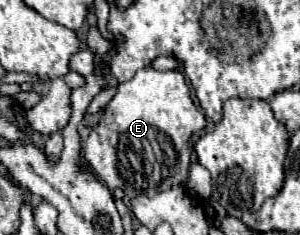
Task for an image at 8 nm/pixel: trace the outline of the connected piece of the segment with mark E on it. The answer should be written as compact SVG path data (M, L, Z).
M143 68L131 80L117 86L117 94L111 98L99 124L91 130L89 138L85 140L83 158L85 164L97 174L95 178L101 180L109 190L123 188L123 192L129 198L135 198L139 194L155 196L157 192L163 192L163 188L171 188L173 182L183 184L187 180L191 166L189 140L193 134L201 132L205 124L205 116L195 108L185 76L179 70L159 72L153 68Z

